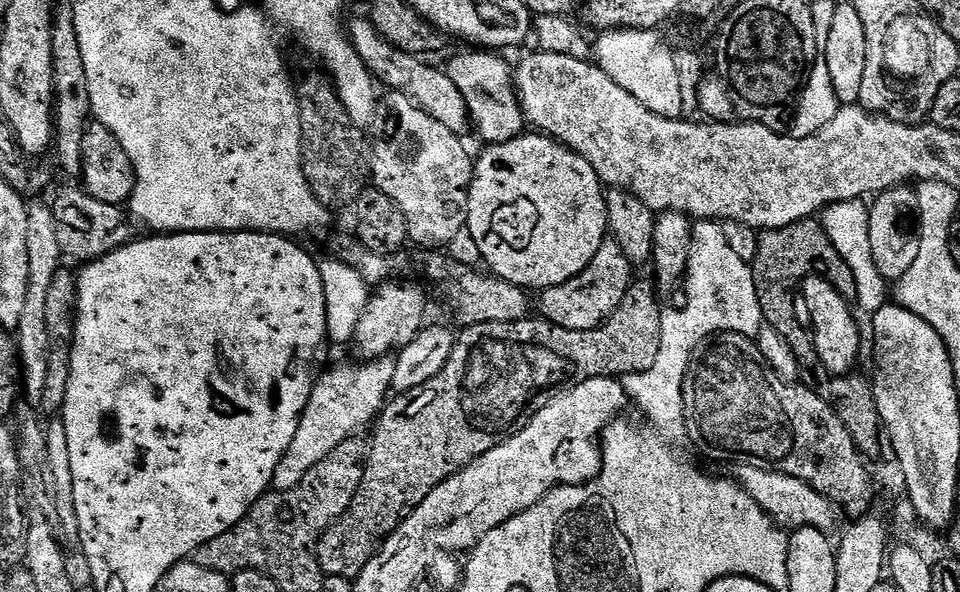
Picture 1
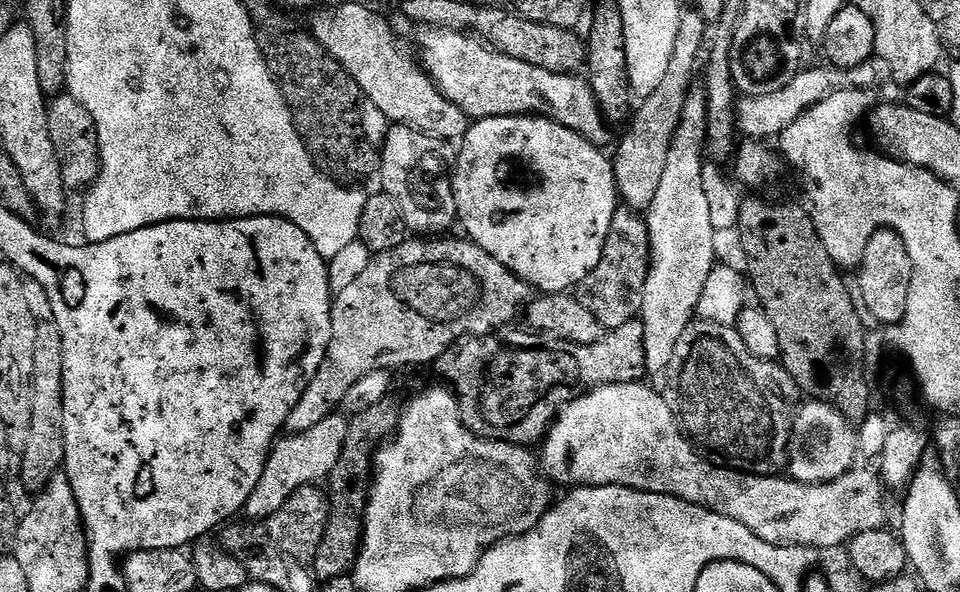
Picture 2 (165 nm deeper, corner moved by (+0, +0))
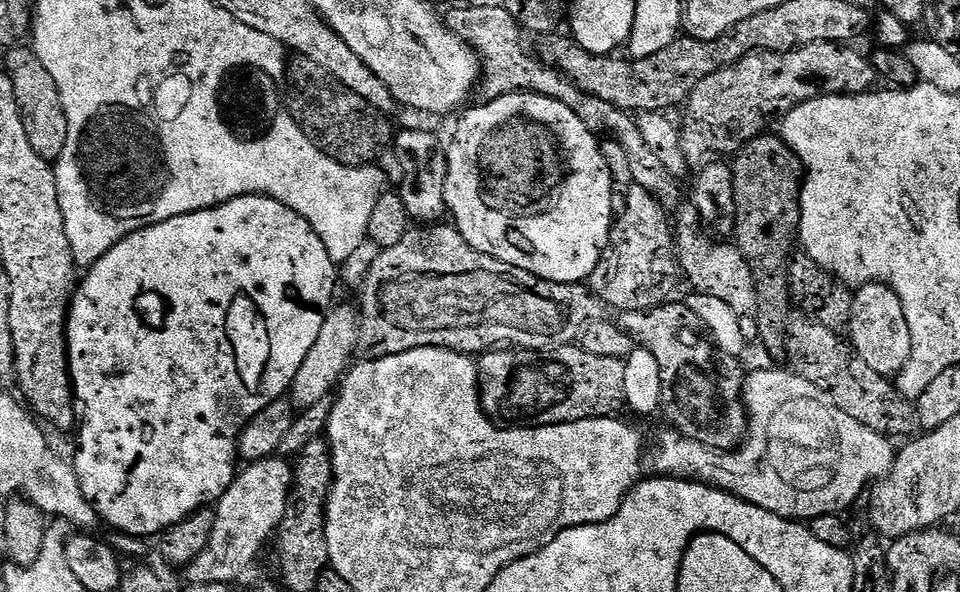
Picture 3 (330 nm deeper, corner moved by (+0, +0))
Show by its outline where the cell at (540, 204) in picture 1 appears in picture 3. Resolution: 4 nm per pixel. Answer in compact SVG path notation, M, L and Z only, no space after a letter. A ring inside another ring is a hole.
M511 92L496 100L480 102L477 108L470 109L457 122L456 137L453 138L452 145L449 148L447 145L446 148L444 206L447 215L449 217L452 215L451 223L471 248L490 258L498 258L498 262L506 262L518 270L524 270L538 278L559 284L578 284L587 281L598 266L600 254L604 251L604 245L612 232L614 223L611 206L611 174L603 160L603 154L600 152L601 145L596 139L593 132L574 114L574 110L570 110L570 106L549 96L539 96L537 92Z

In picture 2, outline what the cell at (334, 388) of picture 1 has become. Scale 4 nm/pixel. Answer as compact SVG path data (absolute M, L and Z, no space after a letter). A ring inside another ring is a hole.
M333 414L327 416L318 426L310 426L310 430L288 434L273 447L268 461L264 467L262 478L258 486L254 486L254 494L246 502L243 515L249 521L265 520L270 518L299 488L307 488L315 485L316 480L331 477L340 461L340 455L344 449L344 443L348 435L349 421L343 415ZM341 416L341 417L340 417ZM285 439L285 440L284 440ZM284 440L284 441L283 441Z

